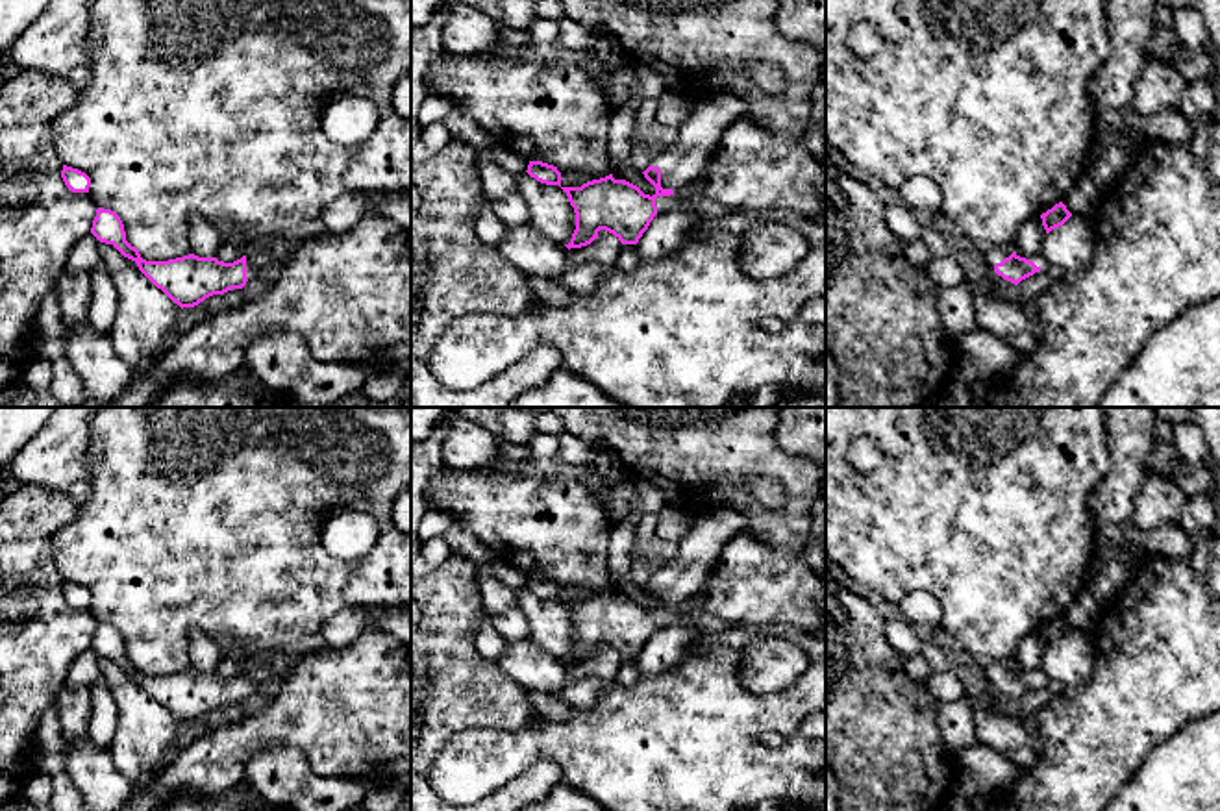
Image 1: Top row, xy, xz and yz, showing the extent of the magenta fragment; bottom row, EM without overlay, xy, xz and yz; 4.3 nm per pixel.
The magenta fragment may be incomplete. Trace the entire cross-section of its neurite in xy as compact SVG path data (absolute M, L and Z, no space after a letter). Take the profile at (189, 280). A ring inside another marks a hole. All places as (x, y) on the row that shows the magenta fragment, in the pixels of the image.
M104 207L96 209L91 233L100 243L113 244L124 257L135 261L139 270L181 309L194 307L213 294L243 289L261 272L272 274L287 252L283 246L274 250L265 244L254 244L233 263L224 263L217 257L198 257L194 254L168 261L146 261L126 241L120 217Z

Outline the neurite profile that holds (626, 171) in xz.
M609 161L609 170L611 174L620 174L622 180L637 185L644 194L655 194L655 187L644 178L642 172L635 170L629 163Z

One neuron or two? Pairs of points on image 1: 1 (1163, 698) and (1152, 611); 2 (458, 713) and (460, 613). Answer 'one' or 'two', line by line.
1: one
2: one

